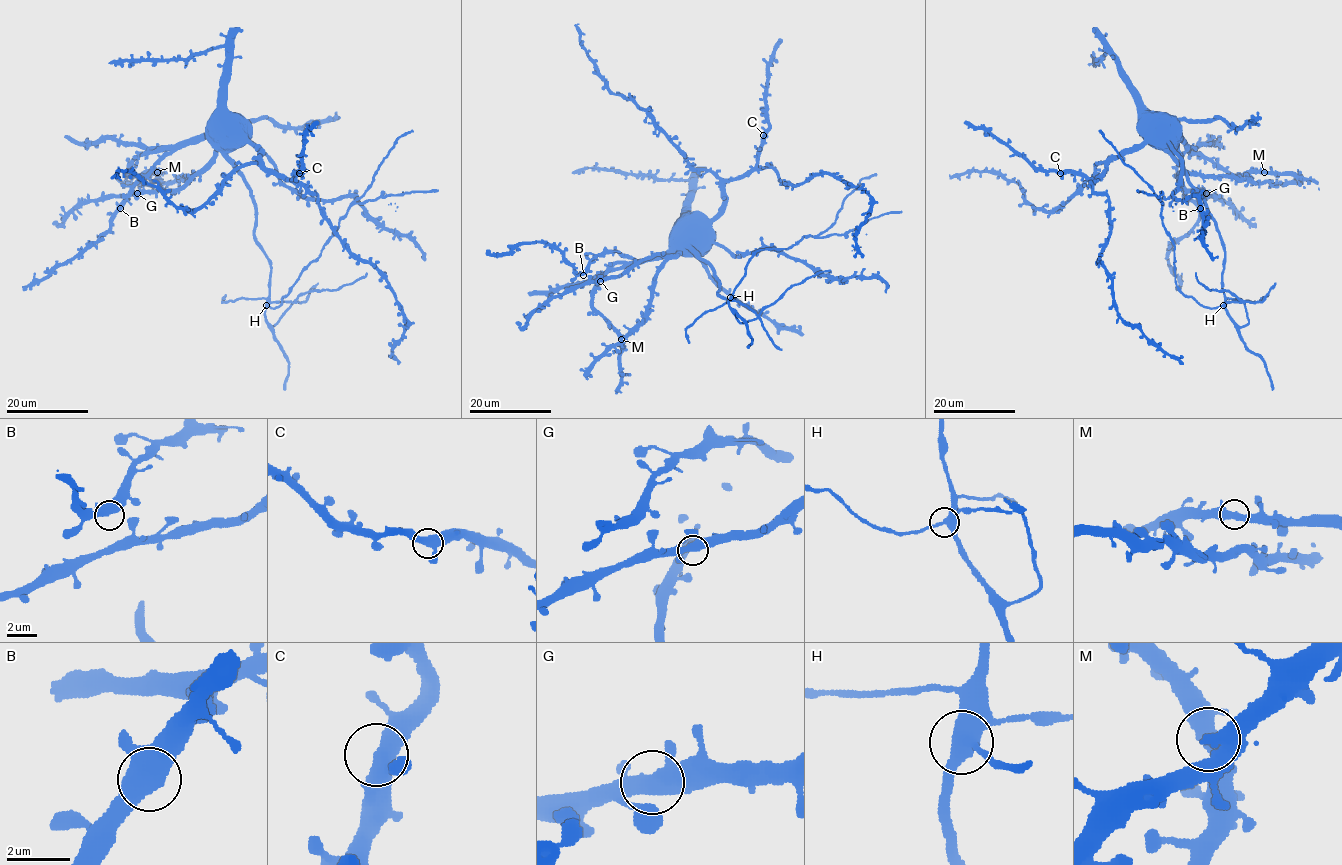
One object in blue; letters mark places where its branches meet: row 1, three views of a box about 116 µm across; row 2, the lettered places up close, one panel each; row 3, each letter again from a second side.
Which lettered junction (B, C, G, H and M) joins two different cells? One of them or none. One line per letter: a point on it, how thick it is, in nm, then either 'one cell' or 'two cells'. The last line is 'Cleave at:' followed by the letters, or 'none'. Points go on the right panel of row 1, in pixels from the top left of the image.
B: place (1200, 208); calibre 460 nm; one cell
C: place (1060, 173); calibre 440 nm; one cell
G: place (1206, 193); calibre 400 nm; one cell
H: place (1223, 305); calibre 380 nm; one cell
M: place (1264, 172); calibre 440 nm; one cell
Cleave at: none

